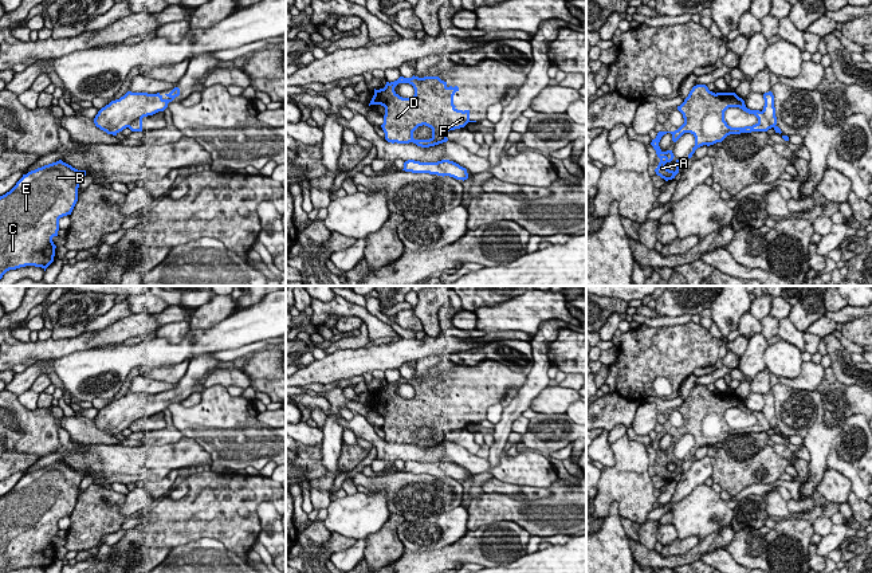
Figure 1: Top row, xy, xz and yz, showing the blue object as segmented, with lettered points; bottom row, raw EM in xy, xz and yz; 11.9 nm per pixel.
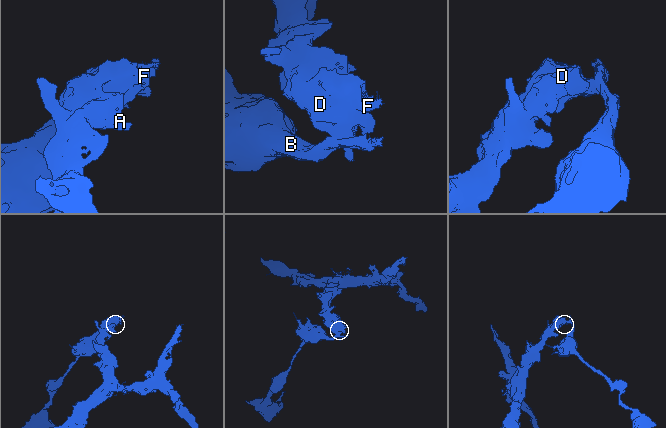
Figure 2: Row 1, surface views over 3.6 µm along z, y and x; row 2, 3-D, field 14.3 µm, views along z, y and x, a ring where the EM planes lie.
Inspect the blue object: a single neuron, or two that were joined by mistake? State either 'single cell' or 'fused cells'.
single cell

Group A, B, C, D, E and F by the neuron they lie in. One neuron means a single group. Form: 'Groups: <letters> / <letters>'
Groups: A B C D E F

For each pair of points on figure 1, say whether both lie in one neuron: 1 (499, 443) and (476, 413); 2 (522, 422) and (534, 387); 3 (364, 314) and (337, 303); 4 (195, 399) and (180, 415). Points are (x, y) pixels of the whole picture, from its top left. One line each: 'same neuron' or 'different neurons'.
1: different neurons
2: different neurons
3: same neuron
4: different neurons

